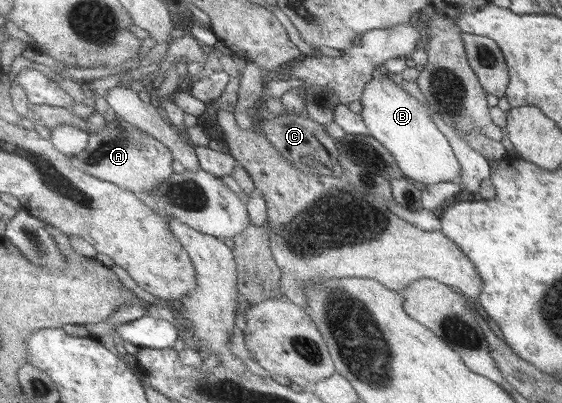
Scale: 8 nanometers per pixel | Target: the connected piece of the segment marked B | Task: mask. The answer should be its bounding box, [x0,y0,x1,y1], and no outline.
[360,72,462,186]

